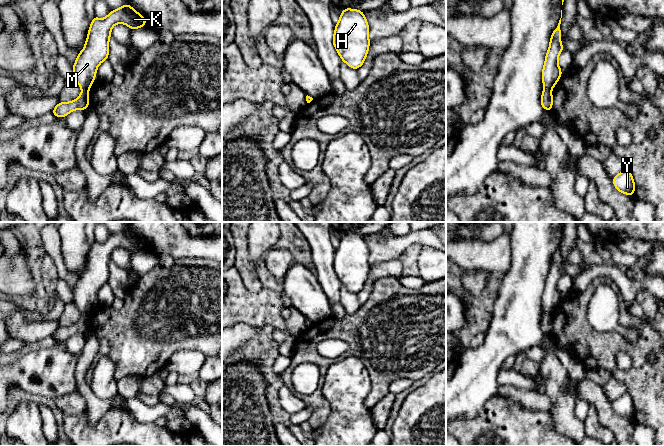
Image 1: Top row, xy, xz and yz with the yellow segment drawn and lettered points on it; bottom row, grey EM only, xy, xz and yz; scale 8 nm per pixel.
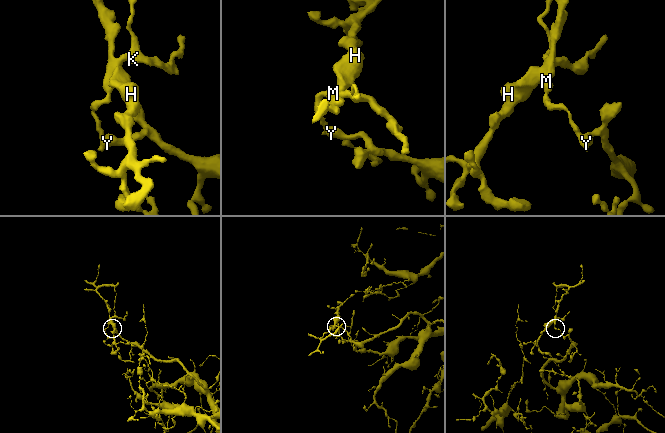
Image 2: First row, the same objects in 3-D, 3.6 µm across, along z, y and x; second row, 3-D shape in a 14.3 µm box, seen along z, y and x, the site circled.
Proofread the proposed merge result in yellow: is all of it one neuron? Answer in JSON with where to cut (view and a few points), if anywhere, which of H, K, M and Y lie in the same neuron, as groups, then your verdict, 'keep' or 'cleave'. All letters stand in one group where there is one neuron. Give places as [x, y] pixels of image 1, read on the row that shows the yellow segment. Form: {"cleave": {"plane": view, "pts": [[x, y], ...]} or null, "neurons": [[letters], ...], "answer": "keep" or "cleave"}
{"cleave": {"plane": "yz", "pts": [[544, 88], [550, 90]]}, "neurons": [["H", "K", "M"], ["Y"]], "answer": "cleave"}

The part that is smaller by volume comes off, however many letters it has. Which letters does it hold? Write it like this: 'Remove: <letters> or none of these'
Remove: H, K, M

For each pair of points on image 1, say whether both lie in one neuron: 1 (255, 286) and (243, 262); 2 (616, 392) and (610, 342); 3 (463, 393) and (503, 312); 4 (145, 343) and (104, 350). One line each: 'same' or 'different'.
1: same
2: different
3: same
4: same

